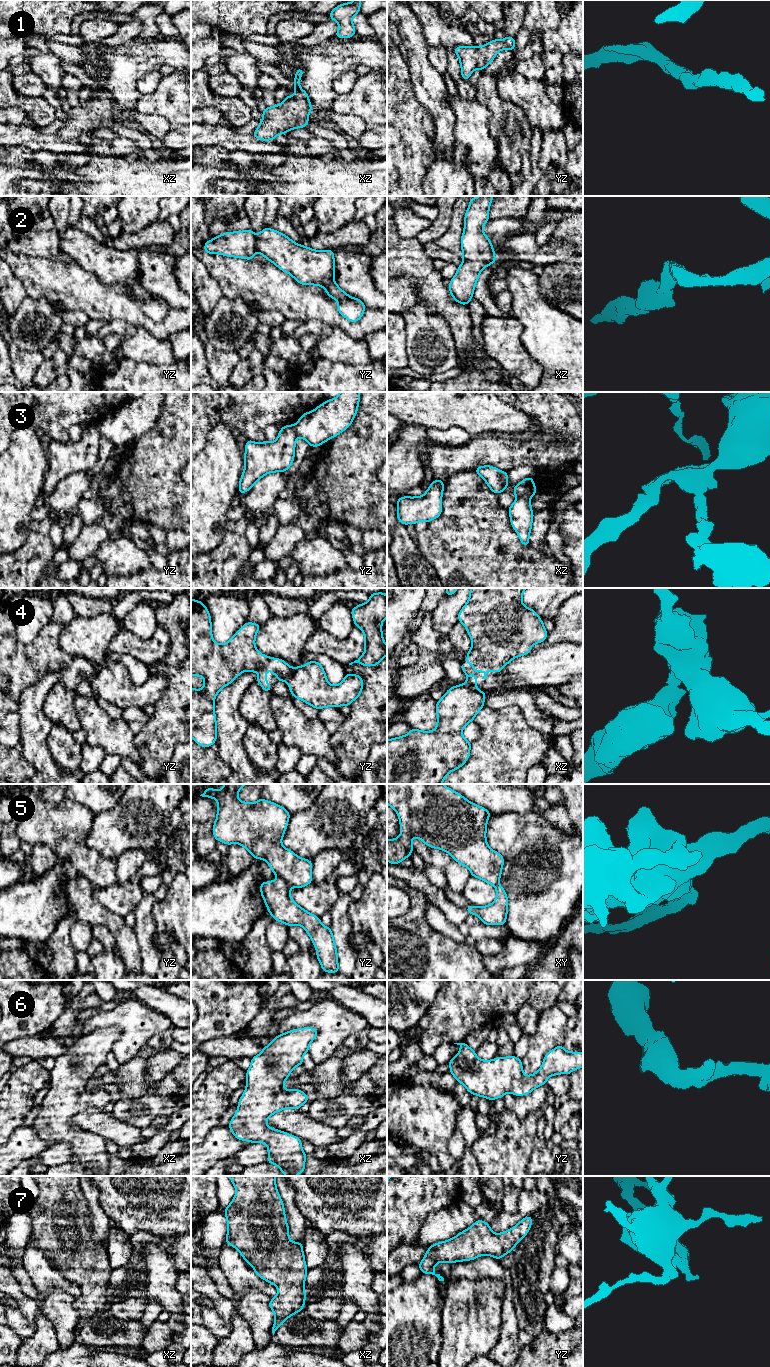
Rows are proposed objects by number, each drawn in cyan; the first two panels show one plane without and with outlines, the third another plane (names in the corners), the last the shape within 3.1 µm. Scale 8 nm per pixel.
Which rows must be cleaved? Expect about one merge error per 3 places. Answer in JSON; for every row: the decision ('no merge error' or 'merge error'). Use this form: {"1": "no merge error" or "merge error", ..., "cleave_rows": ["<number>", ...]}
{"1": "no merge error", "2": "no merge error", "3": "merge error", "4": "merge error", "5": "merge error", "6": "no merge error", "7": "no merge error", "cleave_rows": ["3", "4", "5"]}

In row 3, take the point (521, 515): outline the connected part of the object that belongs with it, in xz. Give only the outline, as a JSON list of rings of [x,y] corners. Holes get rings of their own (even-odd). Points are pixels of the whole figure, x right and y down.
[[[517,497],[508,509],[510,522],[513,529],[517,532],[521,543],[529,546],[529,536],[532,528],[534,513],[531,508],[530,498]]]

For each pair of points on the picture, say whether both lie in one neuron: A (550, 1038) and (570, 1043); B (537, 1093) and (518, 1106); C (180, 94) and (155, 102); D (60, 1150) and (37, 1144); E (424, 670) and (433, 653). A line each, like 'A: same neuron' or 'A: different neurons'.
A: different neurons
B: same neuron
C: same neuron
D: different neurons
E: same neuron

